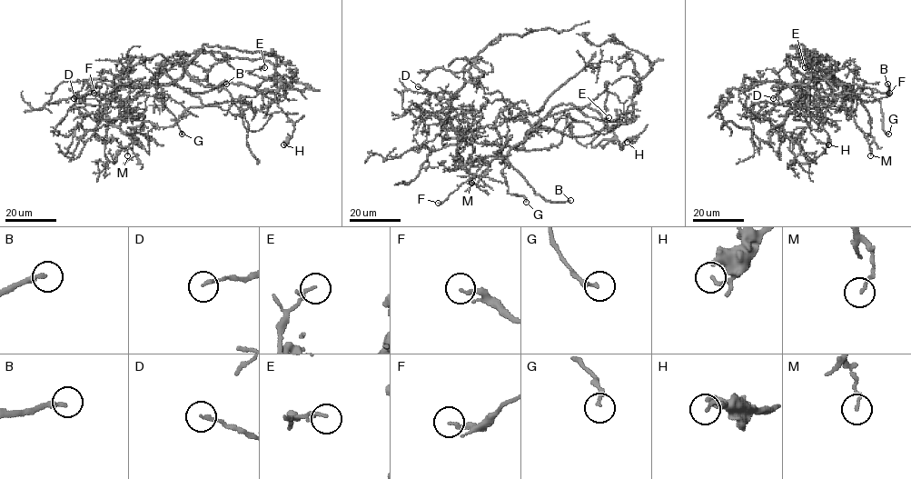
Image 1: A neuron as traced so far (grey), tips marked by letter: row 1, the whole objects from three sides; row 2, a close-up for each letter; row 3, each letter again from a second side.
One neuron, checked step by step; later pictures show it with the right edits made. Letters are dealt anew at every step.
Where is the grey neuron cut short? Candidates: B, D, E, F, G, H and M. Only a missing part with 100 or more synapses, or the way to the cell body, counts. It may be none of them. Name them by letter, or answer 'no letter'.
B

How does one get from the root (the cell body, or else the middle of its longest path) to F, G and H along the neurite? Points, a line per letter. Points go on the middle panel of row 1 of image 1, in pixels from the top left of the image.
F: (509, 150), (505, 156), (483, 164), (445, 200), (438, 203)
G: (509, 150), (500, 157), (506, 164), (502, 174), (508, 194), (522, 195), (526, 202)
H: (509, 150), (554, 107), (569, 104), (588, 116), (619, 120), (613, 132), (622, 149), (638, 136), (627, 142)

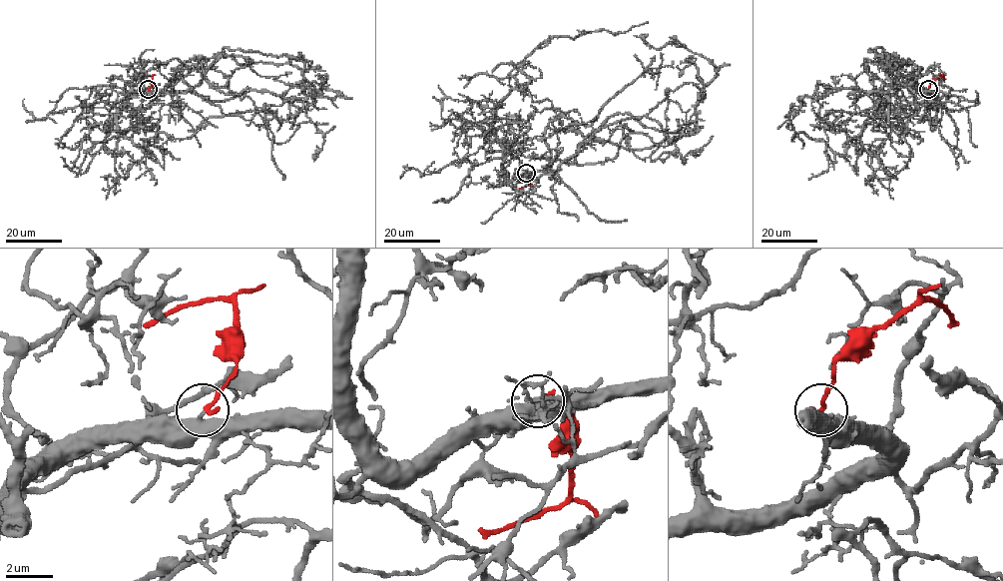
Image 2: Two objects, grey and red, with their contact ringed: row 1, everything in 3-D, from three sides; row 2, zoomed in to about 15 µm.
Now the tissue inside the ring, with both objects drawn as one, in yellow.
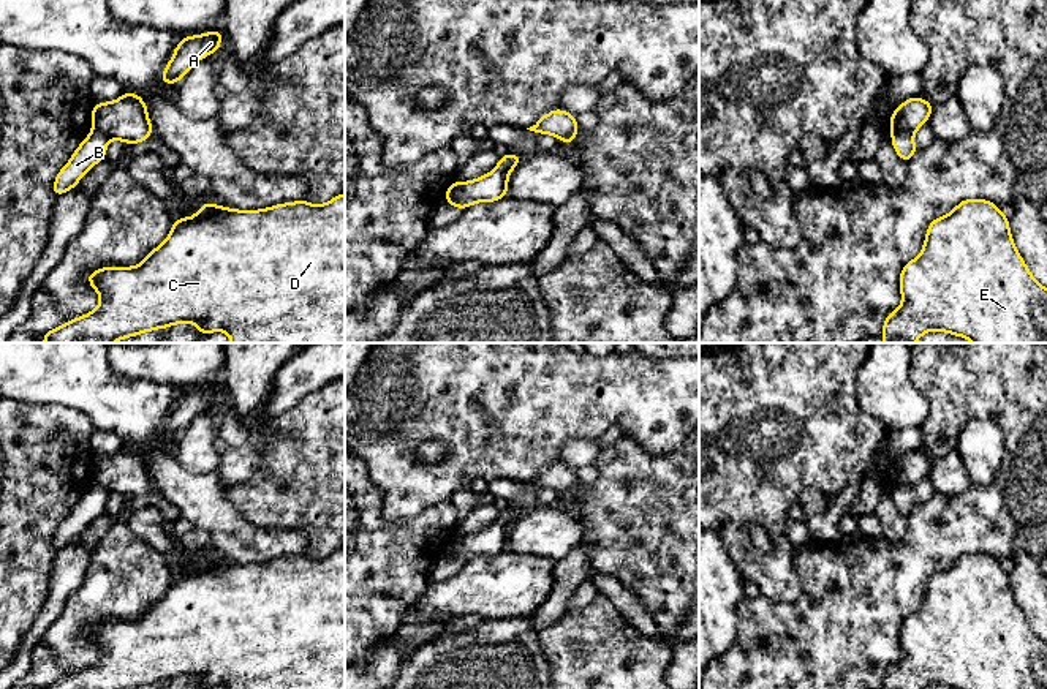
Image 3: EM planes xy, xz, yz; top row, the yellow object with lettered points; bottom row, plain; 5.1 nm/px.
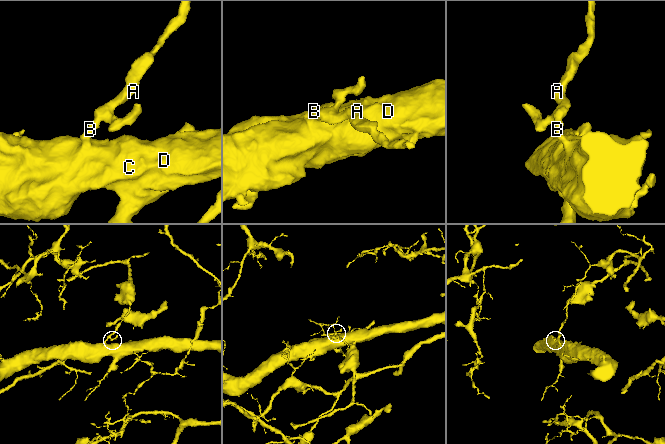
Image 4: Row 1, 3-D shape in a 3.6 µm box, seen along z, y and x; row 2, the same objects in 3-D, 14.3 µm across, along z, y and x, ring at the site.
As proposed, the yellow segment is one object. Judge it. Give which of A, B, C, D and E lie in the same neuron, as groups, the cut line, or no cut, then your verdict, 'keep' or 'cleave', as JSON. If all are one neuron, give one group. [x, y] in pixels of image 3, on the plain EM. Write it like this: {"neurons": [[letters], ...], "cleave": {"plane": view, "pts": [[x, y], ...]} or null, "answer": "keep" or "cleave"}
{"neurons": [["A"], ["B", "C", "D", "E"]], "cleave": {"plane": "yz", "pts": [[892, 484], [905, 484], [911, 489]]}, "answer": "cleave"}

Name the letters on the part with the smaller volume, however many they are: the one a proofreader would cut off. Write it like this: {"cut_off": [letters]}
{"cut_off": ["A"]}

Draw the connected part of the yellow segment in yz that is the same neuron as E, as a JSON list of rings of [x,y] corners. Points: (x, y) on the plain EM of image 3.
[[[987,553],[960,555],[949,569],[938,570],[928,578],[922,607],[903,619],[900,626],[900,646],[903,656],[898,664],[887,668],[881,689],[924,689],[930,684],[952,689],[1047,689],[1047,642],[1034,634],[1017,605],[1009,585],[1009,572],[1004,570],[998,559]]]

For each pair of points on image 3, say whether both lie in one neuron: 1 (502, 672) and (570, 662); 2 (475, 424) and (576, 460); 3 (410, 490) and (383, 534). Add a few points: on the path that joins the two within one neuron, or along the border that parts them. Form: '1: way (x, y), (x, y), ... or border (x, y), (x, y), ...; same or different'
1: border (536, 632), (540, 648), (551, 672); different
2: border (593, 440), (571, 440), (555, 460); different
3: border (375, 487), (389, 520), (426, 508); different

